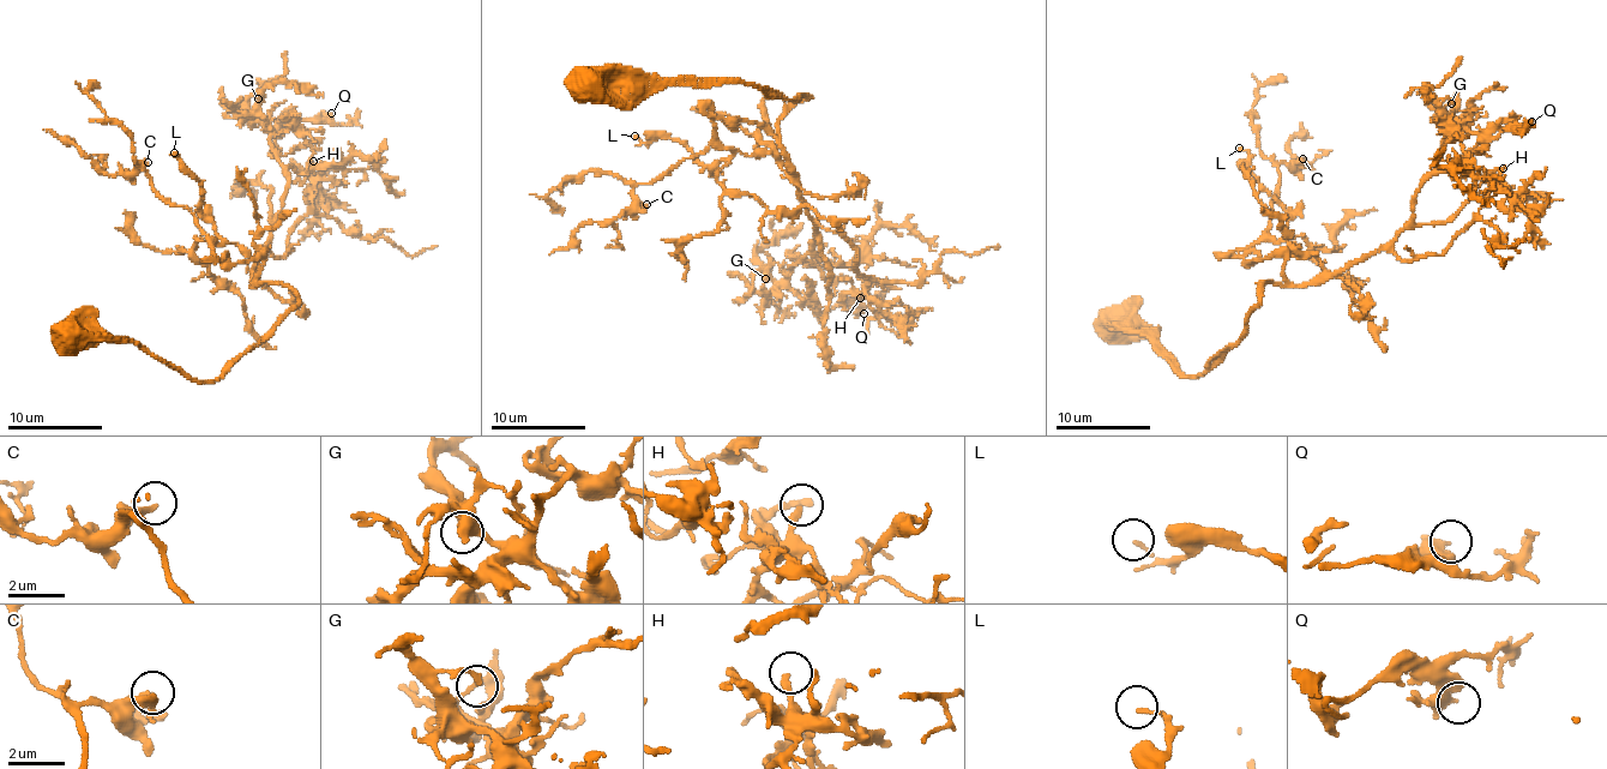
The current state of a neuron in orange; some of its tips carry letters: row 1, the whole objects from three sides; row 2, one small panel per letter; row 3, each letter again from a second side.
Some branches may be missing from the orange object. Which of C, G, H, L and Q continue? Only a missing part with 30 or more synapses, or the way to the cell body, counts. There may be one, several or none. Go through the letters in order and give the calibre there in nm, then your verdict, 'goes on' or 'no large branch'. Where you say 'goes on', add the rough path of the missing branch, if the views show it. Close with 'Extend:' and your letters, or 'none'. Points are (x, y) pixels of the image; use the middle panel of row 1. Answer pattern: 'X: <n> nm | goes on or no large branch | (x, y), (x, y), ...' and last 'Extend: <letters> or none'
C: 240 nm | no large branch
G: 180 nm | no large branch
H: 260 nm | no large branch
L: 130 nm | no large branch
Q: 360 nm | no large branch
Extend: none

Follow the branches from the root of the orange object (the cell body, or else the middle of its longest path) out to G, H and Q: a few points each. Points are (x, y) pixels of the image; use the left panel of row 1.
G: (61, 336), (132, 340), (192, 378), (218, 380), (296, 305), (288, 287), (250, 286), (287, 182), (258, 98)
H: (61, 336), (223, 378), (296, 305), (250, 286), (264, 247), (290, 251), (313, 161)
Q: (61, 336), (223, 378), (298, 302), (250, 286), (287, 182), (264, 127), (331, 113)

